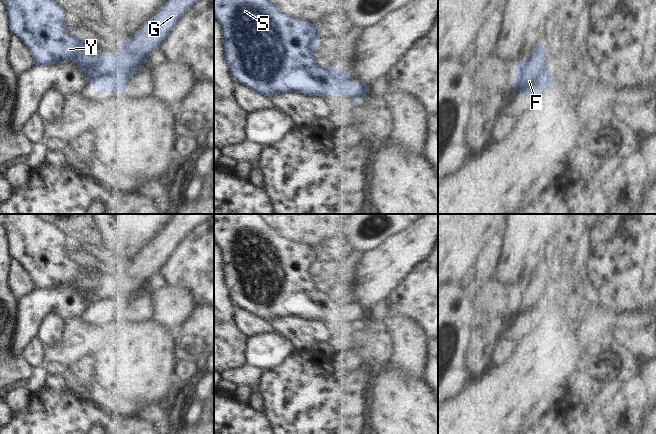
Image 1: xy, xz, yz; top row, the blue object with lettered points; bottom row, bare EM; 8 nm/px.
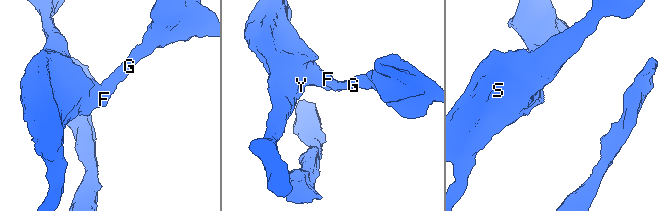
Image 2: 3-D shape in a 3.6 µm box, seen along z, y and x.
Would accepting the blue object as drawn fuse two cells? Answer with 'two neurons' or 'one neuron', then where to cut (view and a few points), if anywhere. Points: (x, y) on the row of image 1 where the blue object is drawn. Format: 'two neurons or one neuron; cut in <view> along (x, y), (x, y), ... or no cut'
one neuron; no cut

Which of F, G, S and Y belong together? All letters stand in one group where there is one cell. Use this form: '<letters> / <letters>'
F G S Y

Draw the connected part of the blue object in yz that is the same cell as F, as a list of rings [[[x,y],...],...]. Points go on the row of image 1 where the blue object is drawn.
[[[542,43],[536,47],[533,57],[516,64],[514,89],[524,98],[539,96],[552,84],[551,71],[543,62],[545,54]]]

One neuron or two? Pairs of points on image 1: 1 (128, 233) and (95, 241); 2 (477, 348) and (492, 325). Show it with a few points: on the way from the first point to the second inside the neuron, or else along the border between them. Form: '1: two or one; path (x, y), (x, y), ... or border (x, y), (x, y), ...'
1: two; border (94, 225), (106, 238), (103, 256)
2: one; path (483, 342), (486, 331)

